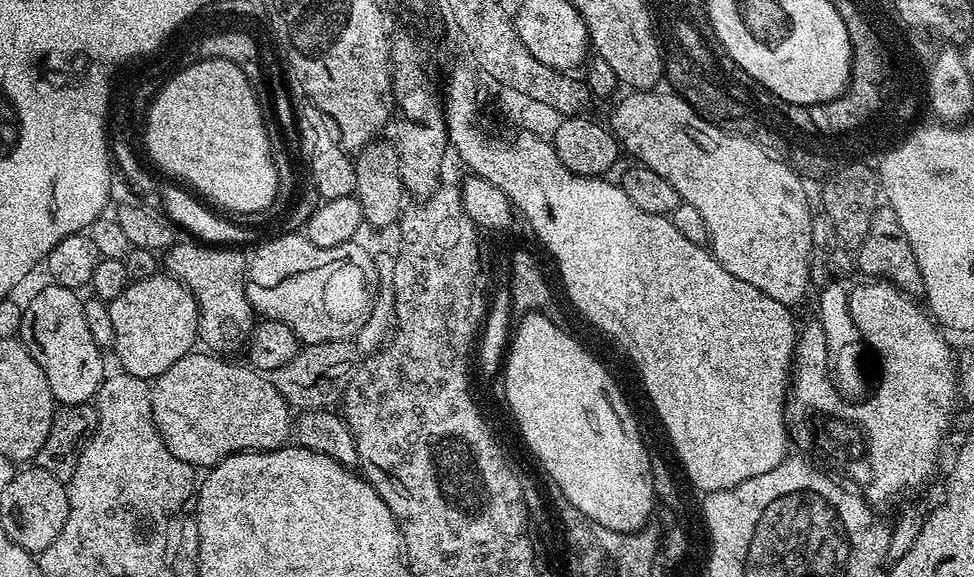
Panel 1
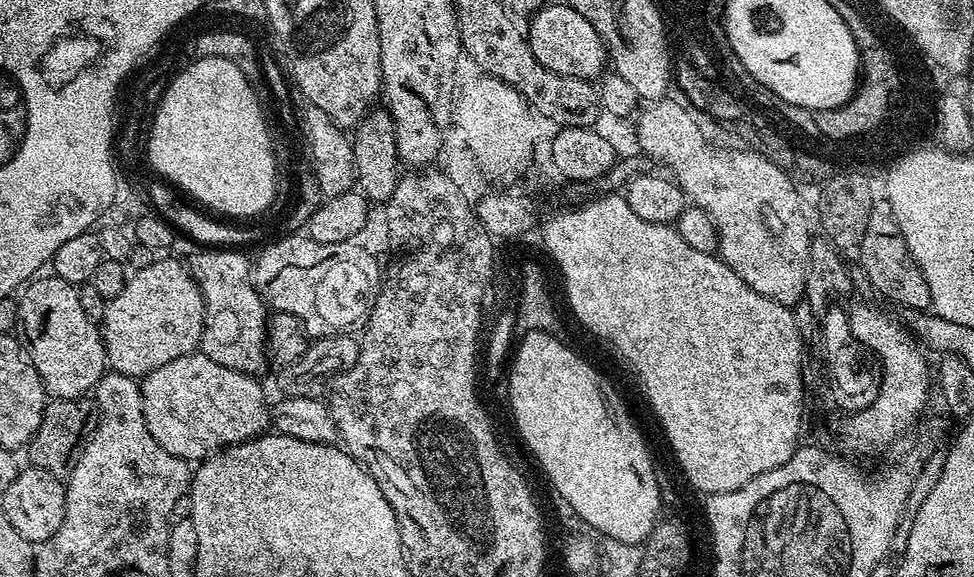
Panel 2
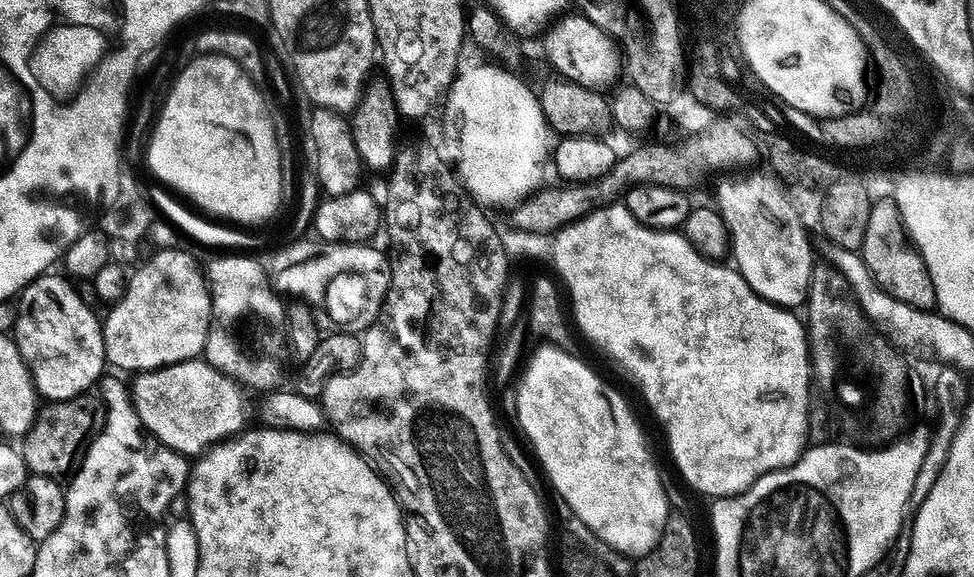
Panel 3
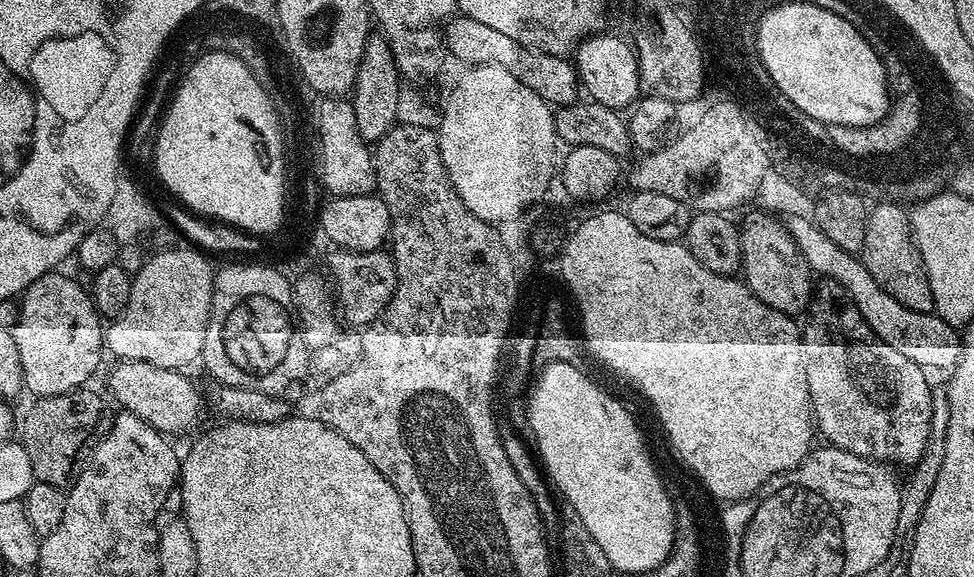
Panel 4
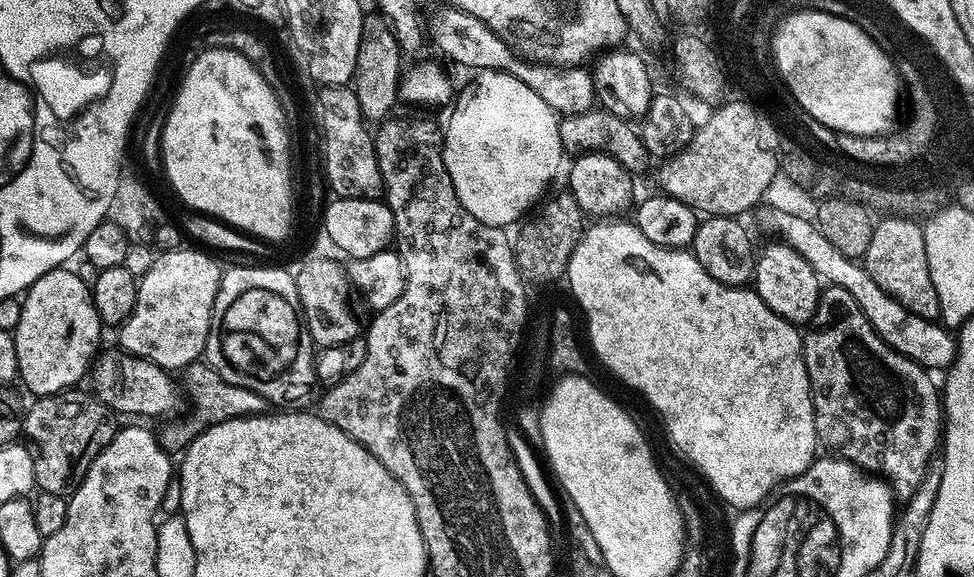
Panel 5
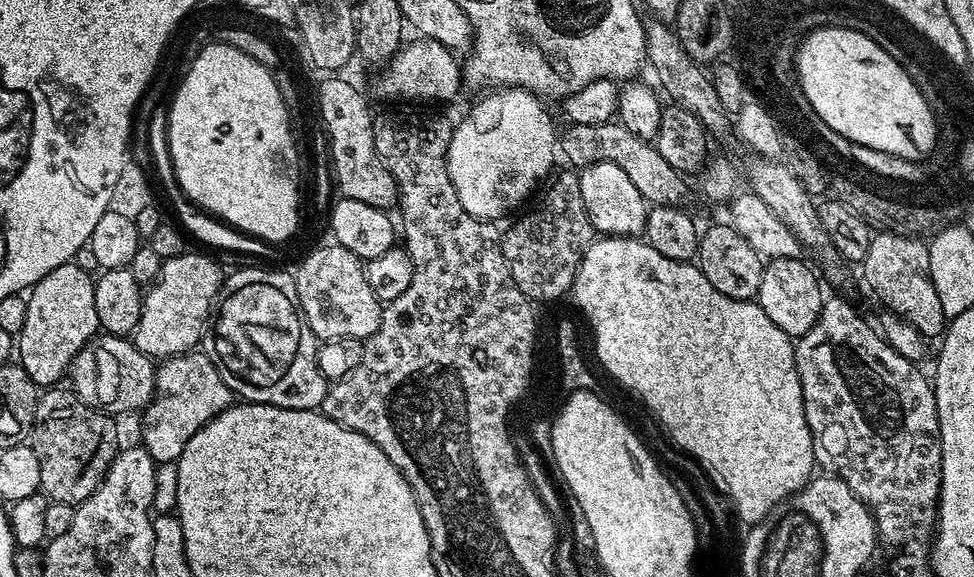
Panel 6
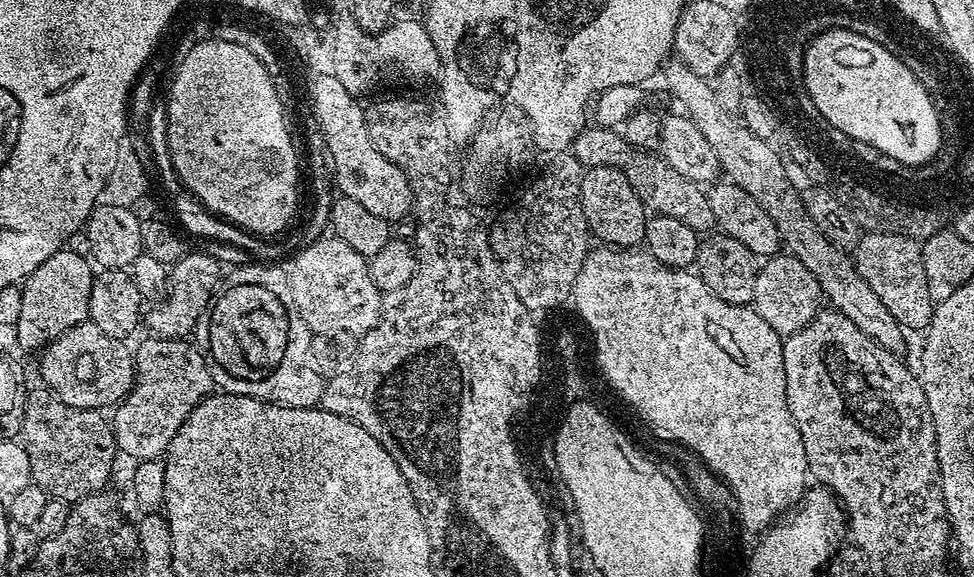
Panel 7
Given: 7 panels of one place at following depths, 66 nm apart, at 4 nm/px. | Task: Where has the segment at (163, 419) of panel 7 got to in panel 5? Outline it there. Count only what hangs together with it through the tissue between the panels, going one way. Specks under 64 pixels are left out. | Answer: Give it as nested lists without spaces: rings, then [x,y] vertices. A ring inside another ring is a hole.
[[[206,362],[189,364],[186,375],[188,375],[188,392],[196,403],[196,413],[193,414],[192,420],[176,420],[173,424],[166,425],[164,429],[159,429],[160,445],[169,454],[176,454],[187,448],[197,432],[206,431],[211,424],[233,420],[239,416],[258,416],[265,411],[266,401],[258,394],[254,394],[254,390],[246,390],[242,386],[226,382],[226,378],[218,375]]]

